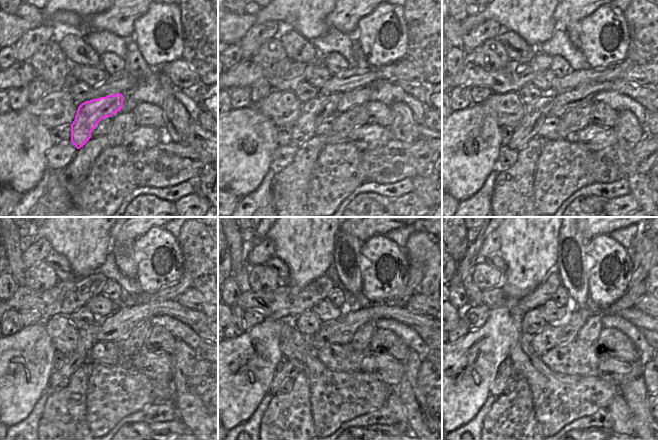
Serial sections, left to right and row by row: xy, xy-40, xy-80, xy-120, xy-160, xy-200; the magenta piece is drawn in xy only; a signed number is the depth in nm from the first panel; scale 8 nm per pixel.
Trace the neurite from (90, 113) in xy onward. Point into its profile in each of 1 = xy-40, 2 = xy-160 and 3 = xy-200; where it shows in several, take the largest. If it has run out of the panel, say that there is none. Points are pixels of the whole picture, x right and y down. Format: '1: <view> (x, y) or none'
1: xy-40 (314, 111)
2: xy-160 (294, 367)
3: xy-200 (496, 389)

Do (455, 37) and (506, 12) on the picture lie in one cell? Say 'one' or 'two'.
one

